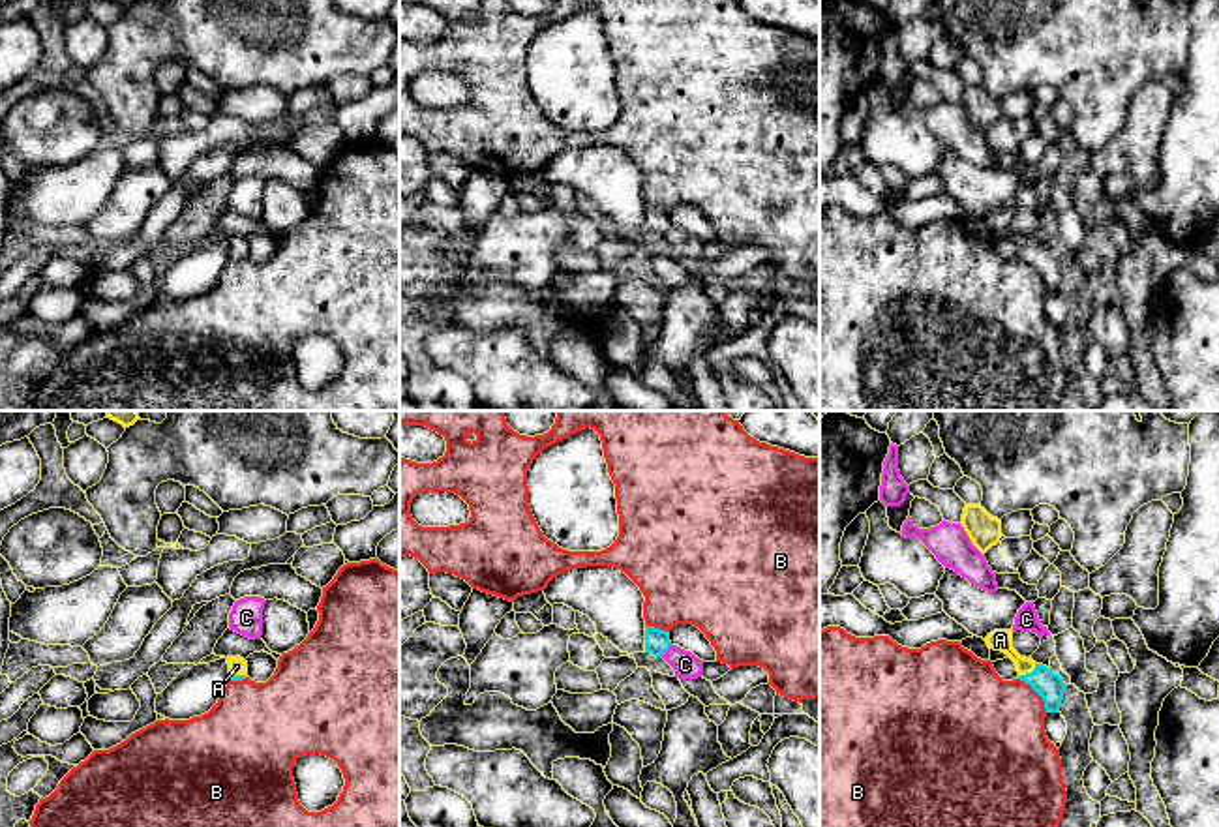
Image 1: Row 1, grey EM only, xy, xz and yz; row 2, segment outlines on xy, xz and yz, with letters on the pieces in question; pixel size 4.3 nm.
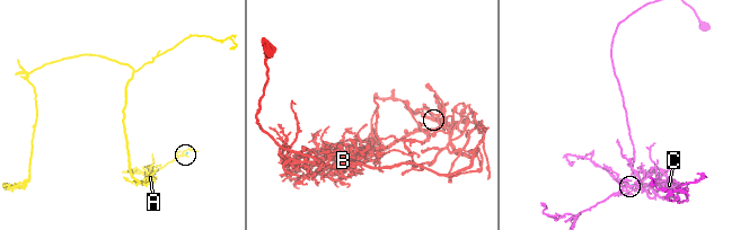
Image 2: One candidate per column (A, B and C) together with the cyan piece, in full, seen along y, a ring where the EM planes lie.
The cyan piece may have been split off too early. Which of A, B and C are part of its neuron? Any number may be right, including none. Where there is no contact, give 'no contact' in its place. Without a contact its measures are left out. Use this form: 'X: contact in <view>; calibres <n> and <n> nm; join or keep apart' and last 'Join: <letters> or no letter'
A: contact in yz; calibres 120 and 100 nm; join
B: contact in yz; calibres 120 and 440 nm; keep apart
C: contact in xz; calibres 110 and 110 nm; keep apart
Join: A

